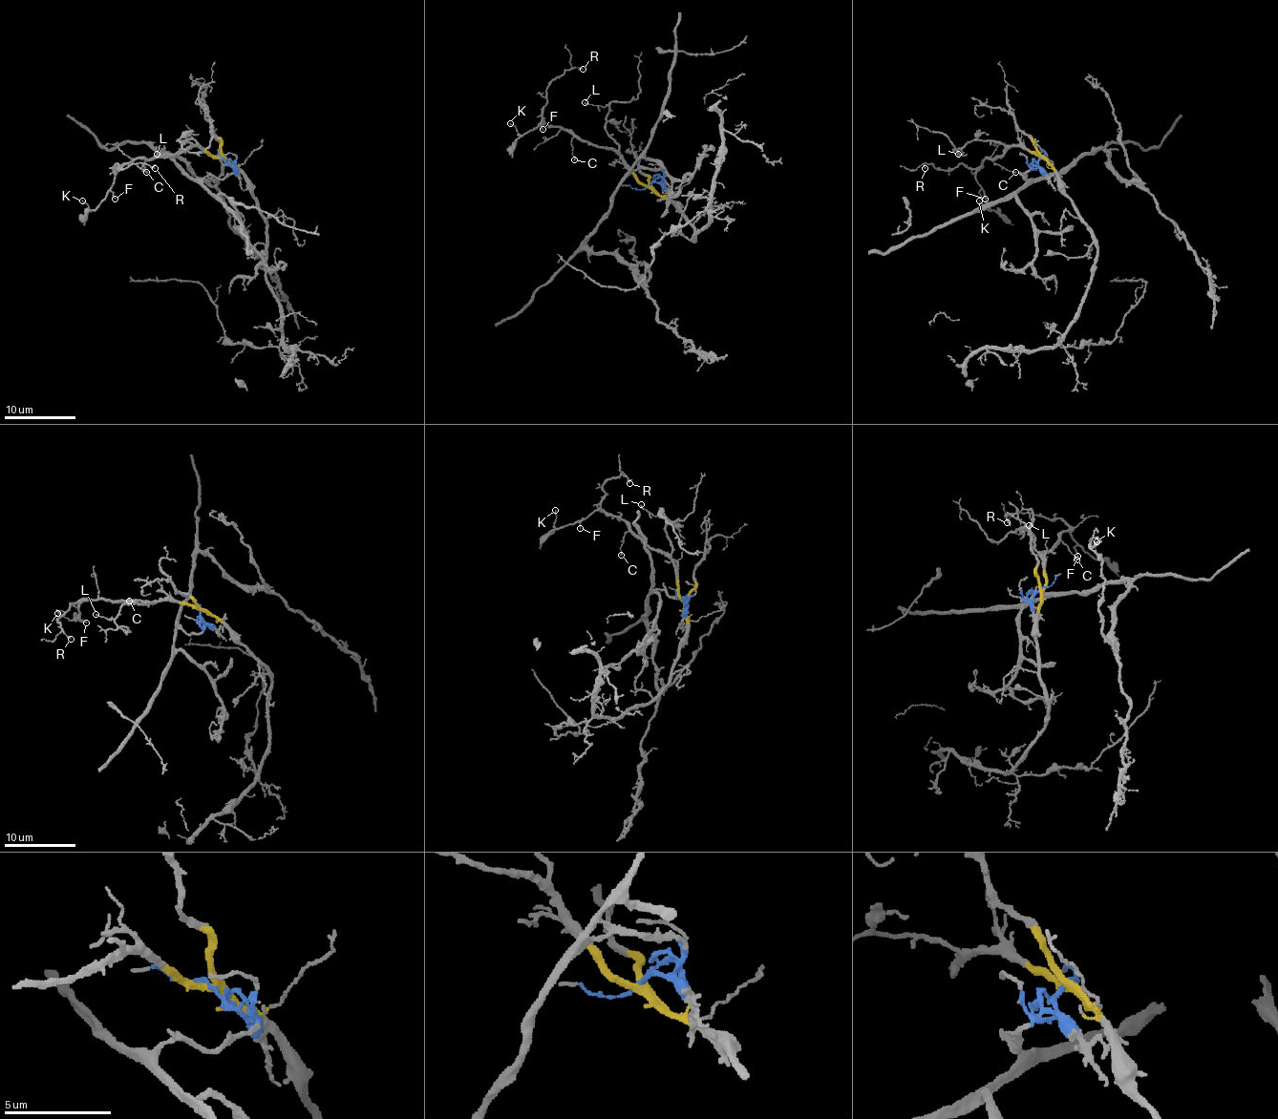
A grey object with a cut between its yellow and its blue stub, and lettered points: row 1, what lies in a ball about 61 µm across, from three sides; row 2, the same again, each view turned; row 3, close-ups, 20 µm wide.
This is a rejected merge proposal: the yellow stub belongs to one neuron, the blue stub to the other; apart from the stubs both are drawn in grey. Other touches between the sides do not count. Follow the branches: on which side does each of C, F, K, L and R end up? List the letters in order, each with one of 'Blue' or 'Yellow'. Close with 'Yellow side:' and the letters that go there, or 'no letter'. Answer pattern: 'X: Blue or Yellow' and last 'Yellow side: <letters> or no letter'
C: Yellow
F: Yellow
K: Yellow
L: Yellow
R: Yellow
Yellow side: C, F, K, L, R

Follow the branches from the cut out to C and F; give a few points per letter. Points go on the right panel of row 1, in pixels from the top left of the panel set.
C: (1041, 158), (1020, 147), (1011, 147), (992, 161), (1016, 172)
F: (1041, 158), (1035, 153), (1011, 147), (1000, 156), (986, 159), (975, 176), (986, 199)

